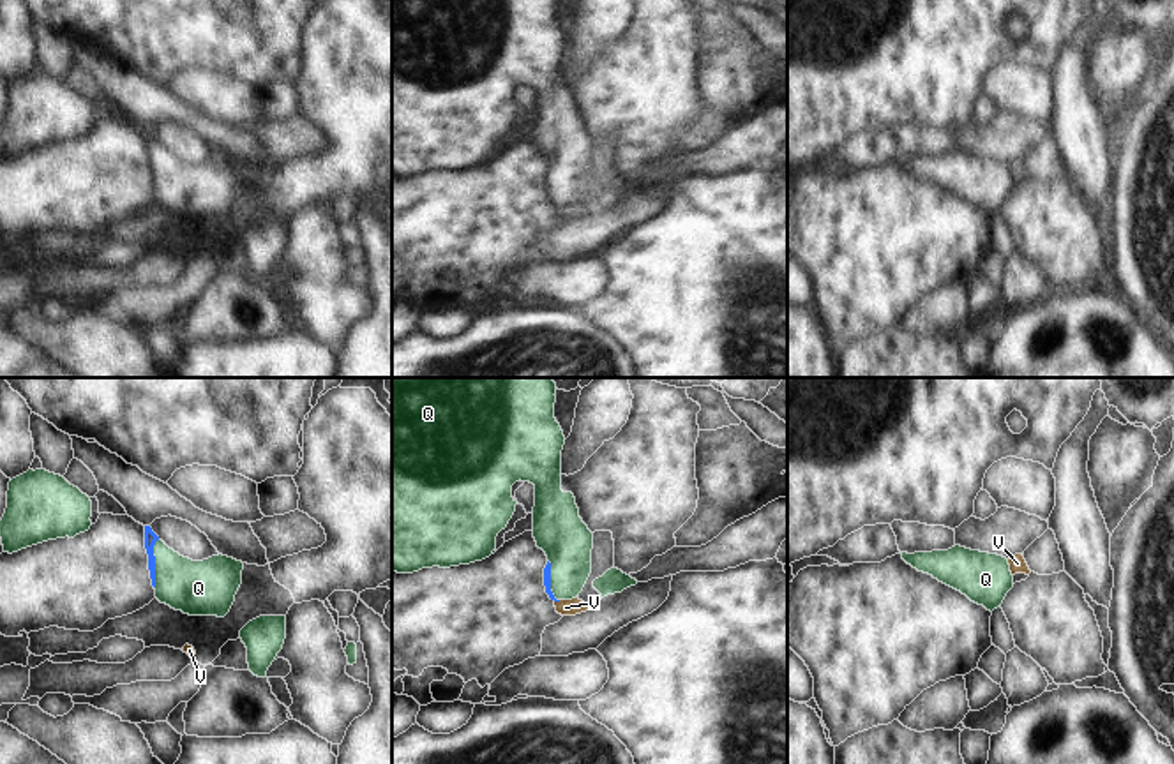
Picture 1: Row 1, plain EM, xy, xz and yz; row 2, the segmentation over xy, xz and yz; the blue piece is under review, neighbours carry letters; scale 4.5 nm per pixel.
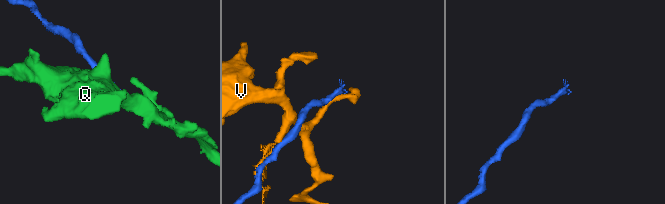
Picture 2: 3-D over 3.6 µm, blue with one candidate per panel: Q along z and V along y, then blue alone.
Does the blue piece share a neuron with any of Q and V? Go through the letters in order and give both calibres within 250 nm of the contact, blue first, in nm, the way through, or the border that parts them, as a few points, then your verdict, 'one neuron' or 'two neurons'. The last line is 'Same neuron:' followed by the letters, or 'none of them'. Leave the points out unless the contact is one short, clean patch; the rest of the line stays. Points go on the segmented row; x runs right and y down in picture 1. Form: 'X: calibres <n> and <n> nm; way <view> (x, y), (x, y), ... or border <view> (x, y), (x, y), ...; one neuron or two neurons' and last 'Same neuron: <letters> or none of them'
Q: calibres 60 and 260 nm; way xy (150, 537), (154, 563), (198, 588); one neuron
V: calibres 30 and 80 nm; two neurons
Same neuron: Q

